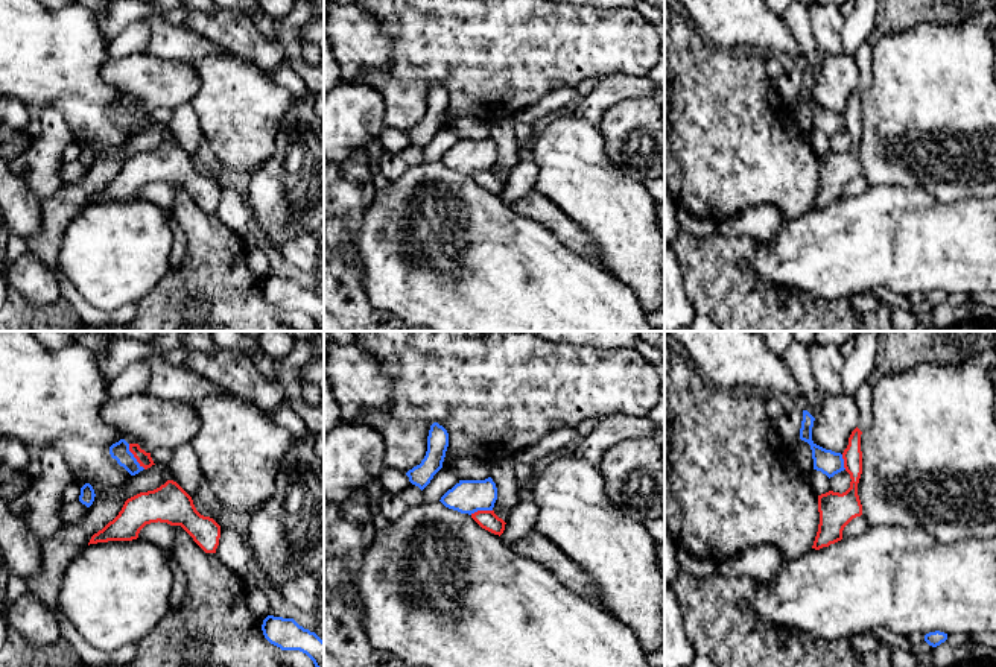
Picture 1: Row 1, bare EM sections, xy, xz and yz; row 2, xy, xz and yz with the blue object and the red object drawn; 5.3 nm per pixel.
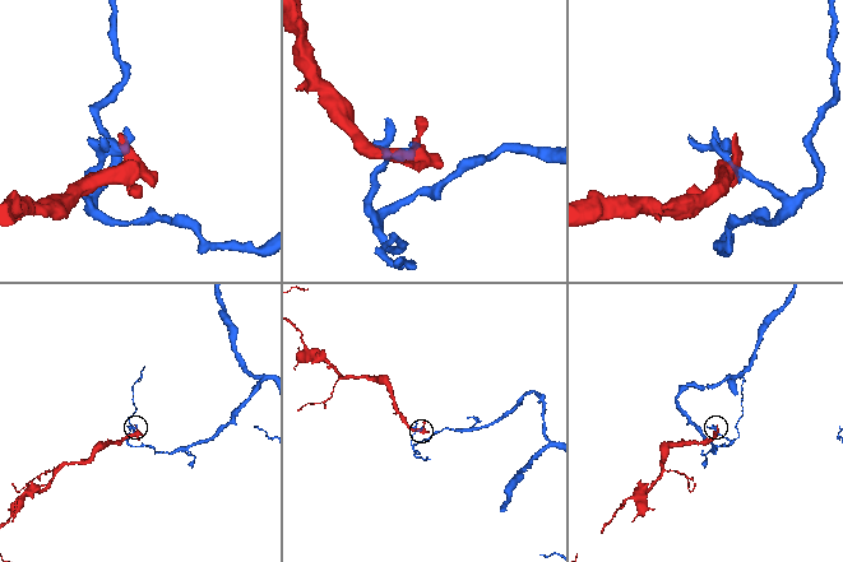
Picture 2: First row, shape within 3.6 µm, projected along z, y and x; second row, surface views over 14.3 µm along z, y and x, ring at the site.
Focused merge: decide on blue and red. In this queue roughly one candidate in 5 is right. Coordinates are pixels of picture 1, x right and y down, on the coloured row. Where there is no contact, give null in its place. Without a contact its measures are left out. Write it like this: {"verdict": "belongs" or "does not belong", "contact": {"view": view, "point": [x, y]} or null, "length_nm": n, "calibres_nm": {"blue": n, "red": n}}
{"verdict": "does not belong", "contact": {"view": "xy", "point": [133, 456]}, "length_nm": 160, "calibres_nm": {"blue": 100, "red": 70}}

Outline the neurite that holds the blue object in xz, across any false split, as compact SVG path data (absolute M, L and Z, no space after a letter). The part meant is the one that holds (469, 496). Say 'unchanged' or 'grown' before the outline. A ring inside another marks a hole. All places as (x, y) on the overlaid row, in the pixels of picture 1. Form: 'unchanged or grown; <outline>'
unchanged; M491 477L485 480L459 480L442 497L441 503L461 514L493 511L497 500L497 488Z

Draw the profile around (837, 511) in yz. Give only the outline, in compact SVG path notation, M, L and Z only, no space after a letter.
M865 380L853 394L859 407L859 424L849 438L849 445L842 453L844 468L850 474L850 488L839 494L829 491L818 495L820 524L812 548L820 550L842 539L844 527L856 517L862 515L862 504L858 495L858 483L862 474L861 435L874 421L871 410L871 389Z

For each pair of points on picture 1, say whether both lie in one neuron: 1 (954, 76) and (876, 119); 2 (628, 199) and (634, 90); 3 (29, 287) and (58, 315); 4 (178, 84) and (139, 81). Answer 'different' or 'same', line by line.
1: same
2: different
3: different
4: same

